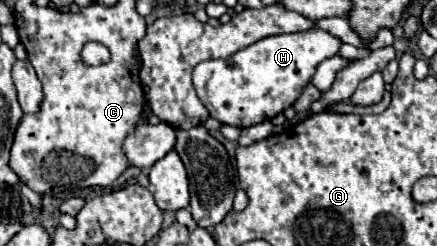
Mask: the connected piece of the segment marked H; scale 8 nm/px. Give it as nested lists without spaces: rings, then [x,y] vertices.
[[[322,29],[266,37],[228,59],[198,63],[192,73],[192,81],[196,81],[194,89],[212,119],[222,125],[252,127],[266,119],[270,121],[292,105],[300,97],[302,87],[312,79],[318,63],[336,55],[340,45],[336,37]]]

